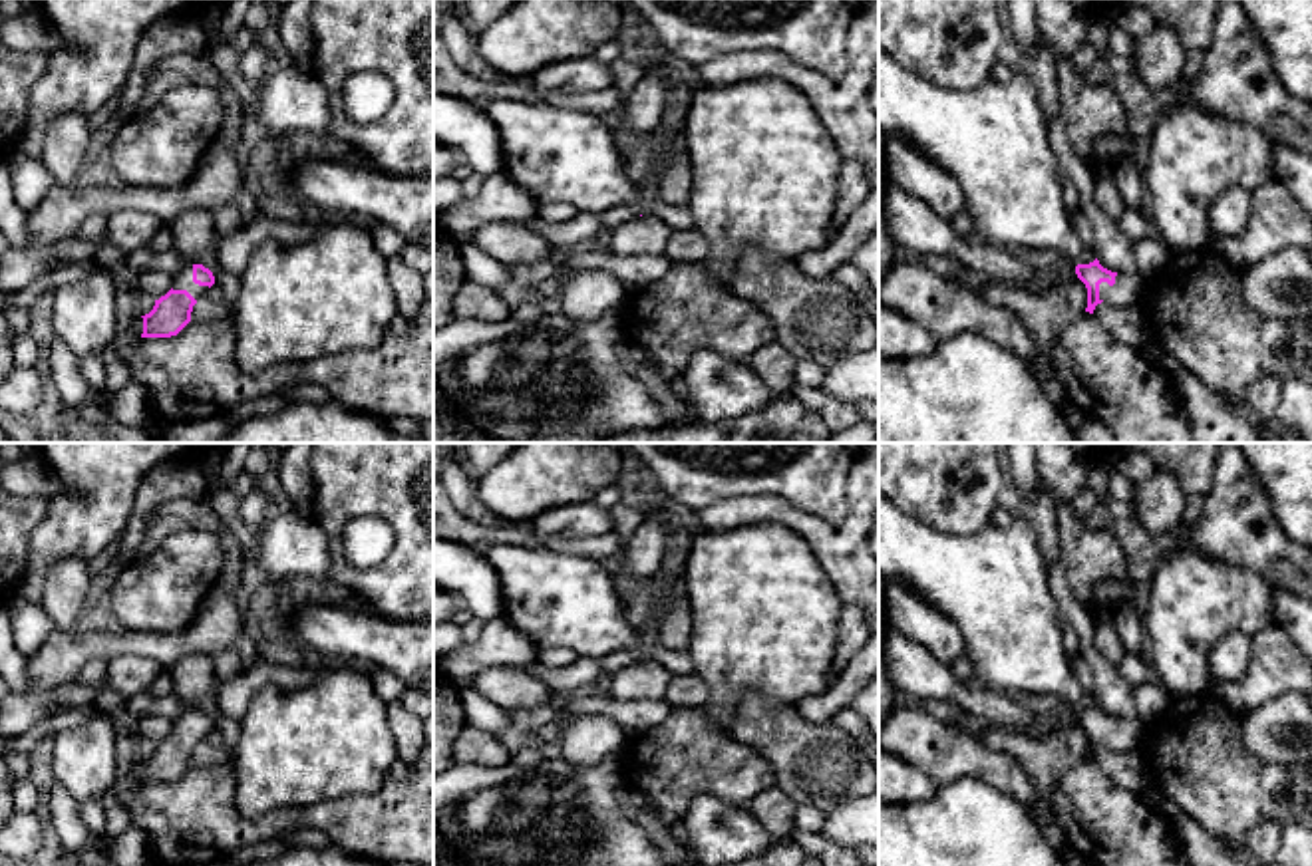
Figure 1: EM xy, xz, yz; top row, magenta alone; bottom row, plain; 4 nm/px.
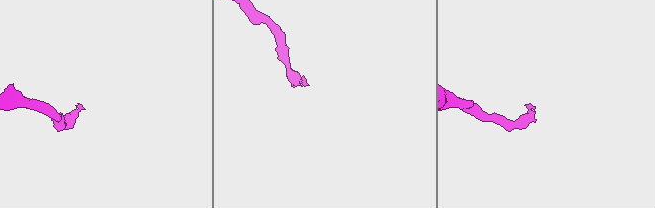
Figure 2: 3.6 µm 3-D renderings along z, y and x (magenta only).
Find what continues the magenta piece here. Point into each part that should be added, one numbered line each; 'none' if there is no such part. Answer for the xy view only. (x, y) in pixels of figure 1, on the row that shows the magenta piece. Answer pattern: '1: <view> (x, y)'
1: xy (181, 281)

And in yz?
1: yz (1128, 288)

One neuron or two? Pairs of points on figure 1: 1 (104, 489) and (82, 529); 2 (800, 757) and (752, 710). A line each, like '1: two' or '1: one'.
1: one
2: one

